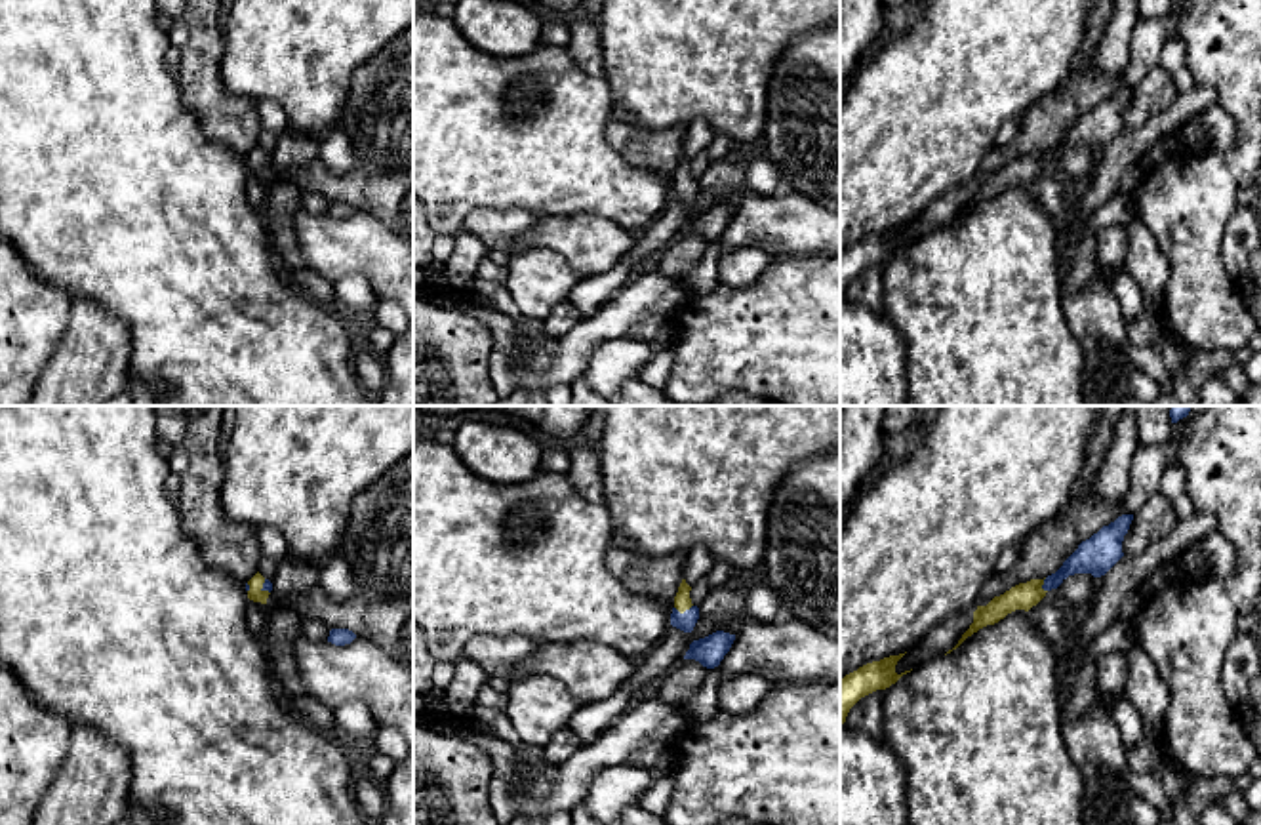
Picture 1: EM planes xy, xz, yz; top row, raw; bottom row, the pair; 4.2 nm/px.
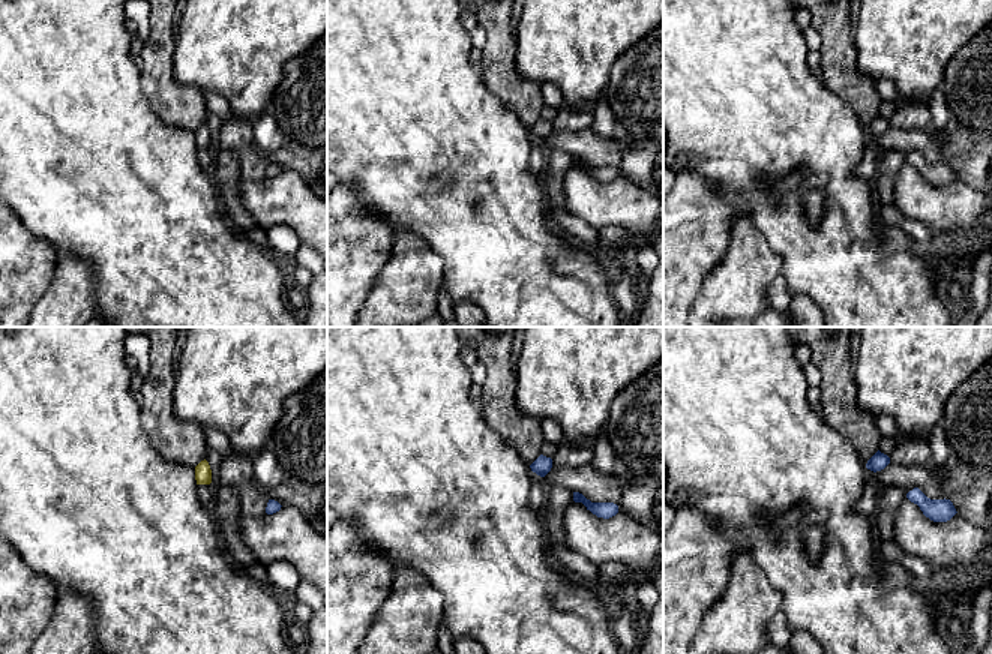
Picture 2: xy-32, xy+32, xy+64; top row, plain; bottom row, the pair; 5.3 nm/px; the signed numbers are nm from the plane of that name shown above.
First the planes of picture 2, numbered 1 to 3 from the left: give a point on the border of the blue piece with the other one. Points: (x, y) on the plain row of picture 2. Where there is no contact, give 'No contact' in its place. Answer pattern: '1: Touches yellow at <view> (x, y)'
1: No contact
2: No contact
3: No contact

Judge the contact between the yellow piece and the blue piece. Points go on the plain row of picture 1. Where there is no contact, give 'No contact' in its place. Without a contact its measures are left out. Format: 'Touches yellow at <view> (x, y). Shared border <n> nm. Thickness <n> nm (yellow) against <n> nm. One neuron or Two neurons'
Touches yellow at xz (682, 185). Shared border 80 nm. Thickness 70 nm (yellow) against 80 nm. One neuron

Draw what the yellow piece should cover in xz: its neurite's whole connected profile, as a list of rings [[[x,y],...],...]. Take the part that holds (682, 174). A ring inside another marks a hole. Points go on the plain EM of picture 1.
[[[682,152],[671,187],[671,198],[684,206],[691,206],[699,192],[699,181],[691,177],[690,164],[691,160]]]

